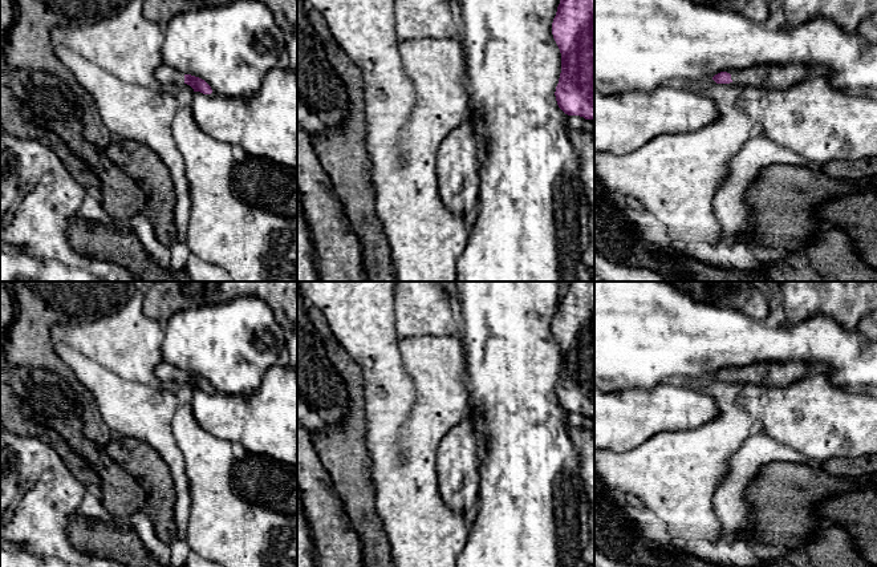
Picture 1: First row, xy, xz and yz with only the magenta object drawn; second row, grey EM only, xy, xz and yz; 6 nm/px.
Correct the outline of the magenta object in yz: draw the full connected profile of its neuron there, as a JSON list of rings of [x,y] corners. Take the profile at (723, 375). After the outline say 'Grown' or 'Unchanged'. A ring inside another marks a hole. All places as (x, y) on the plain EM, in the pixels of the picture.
[[[768,363],[756,364],[736,370],[720,369],[712,374],[716,381],[736,380],[743,385],[759,385],[762,388],[787,388],[791,384],[823,372],[825,368],[817,363]]]. Grown

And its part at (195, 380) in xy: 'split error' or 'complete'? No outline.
split error

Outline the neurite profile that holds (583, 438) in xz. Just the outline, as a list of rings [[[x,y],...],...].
[[[569,424],[568,432],[580,459],[580,475],[584,479],[590,505],[590,517],[594,534],[594,433],[586,428]]]

